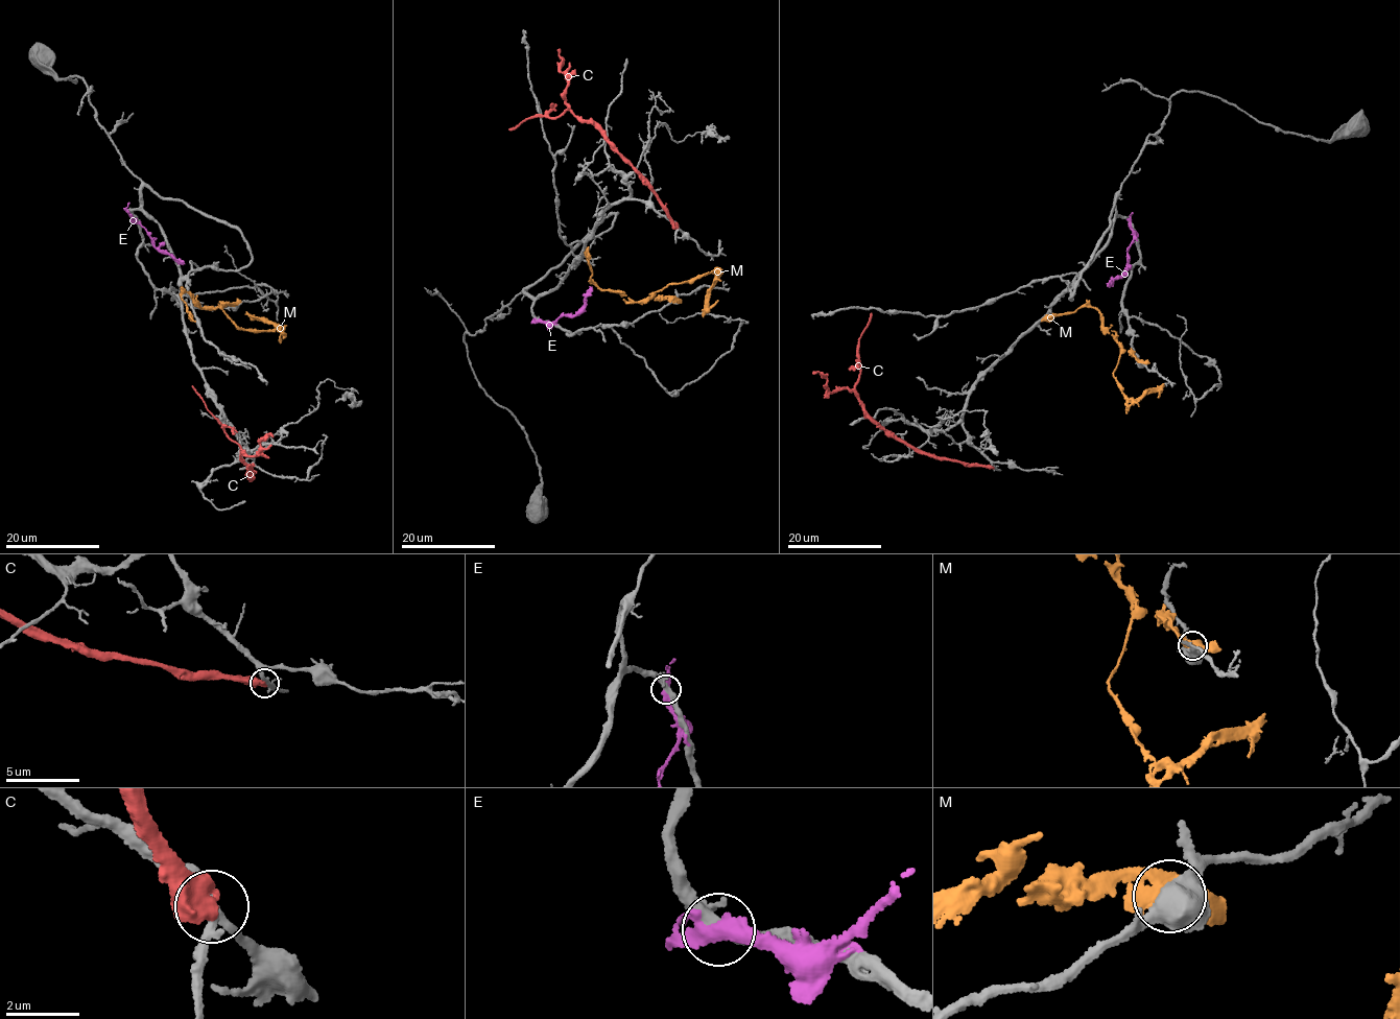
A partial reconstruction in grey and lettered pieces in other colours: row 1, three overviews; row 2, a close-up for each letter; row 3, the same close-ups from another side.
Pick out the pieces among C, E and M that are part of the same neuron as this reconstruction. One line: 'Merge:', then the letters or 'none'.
Merge: none

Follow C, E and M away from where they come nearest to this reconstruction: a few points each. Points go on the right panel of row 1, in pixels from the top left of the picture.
C: (993, 467), (970, 467), (925, 454), (869, 415), (855, 386), (858, 375), (860, 336), (871, 313)
E: (1129, 222), (1134, 237), (1125, 267), (1120, 276), (1112, 278), (1107, 286)
M: (1140, 361), (1124, 351), (1113, 373), (1116, 381), (1128, 399), (1157, 389), (1158, 397)

